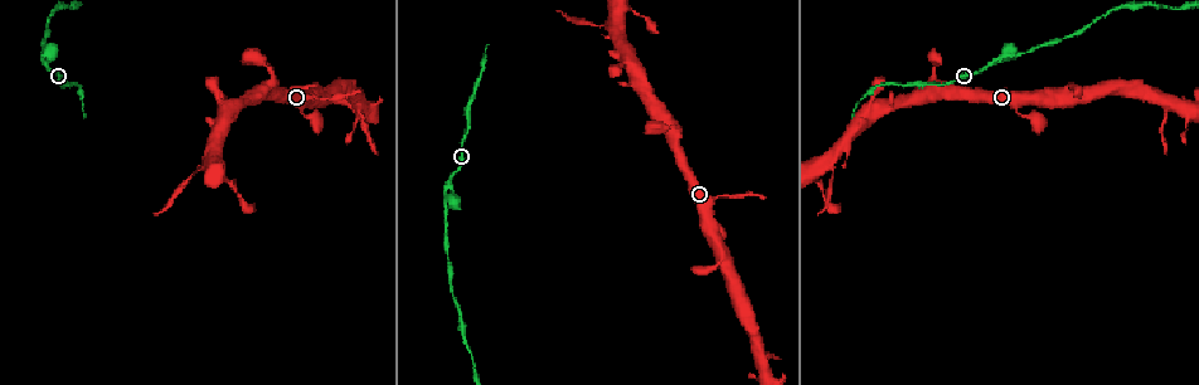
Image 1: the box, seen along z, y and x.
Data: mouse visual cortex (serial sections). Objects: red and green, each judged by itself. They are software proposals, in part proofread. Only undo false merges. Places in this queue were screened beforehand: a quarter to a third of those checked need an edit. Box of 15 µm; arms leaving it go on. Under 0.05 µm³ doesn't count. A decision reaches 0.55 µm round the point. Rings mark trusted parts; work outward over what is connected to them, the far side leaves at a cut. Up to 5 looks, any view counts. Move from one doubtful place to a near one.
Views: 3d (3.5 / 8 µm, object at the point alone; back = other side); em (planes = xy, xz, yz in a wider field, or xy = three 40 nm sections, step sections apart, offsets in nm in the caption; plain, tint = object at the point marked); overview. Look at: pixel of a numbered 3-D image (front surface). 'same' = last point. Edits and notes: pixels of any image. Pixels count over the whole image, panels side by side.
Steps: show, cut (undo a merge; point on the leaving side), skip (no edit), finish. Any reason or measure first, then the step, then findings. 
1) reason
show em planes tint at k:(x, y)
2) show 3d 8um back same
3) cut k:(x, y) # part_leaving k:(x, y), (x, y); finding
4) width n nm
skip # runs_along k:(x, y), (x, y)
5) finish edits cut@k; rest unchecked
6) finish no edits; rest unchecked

two arms at a narrow angle
show 3d 3.5um at 1:(450, 186)

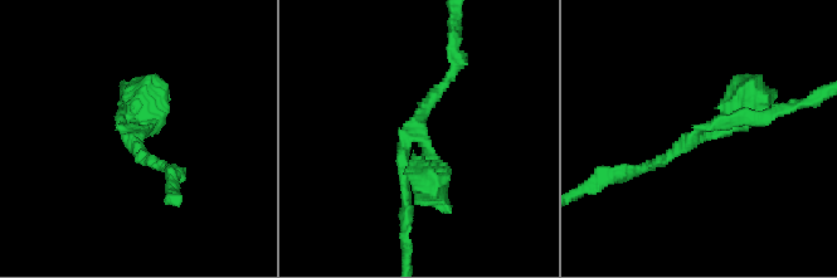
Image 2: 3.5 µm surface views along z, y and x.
arms 3; arm_widths 150, 150, 400 nm
show em xy step 3 tint at 2:(695, 136)

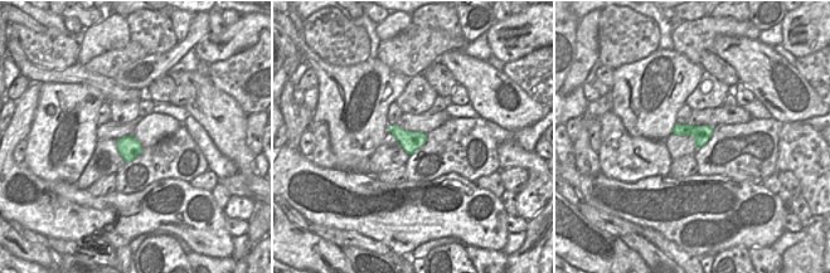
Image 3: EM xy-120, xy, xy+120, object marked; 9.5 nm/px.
width 190 nm
skip # runs_along 2:(637, 170), (702, 127), (769, 116); continuous, no second cell

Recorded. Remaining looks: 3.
three arms meet
show 3d 8um at 1:(224, 105)

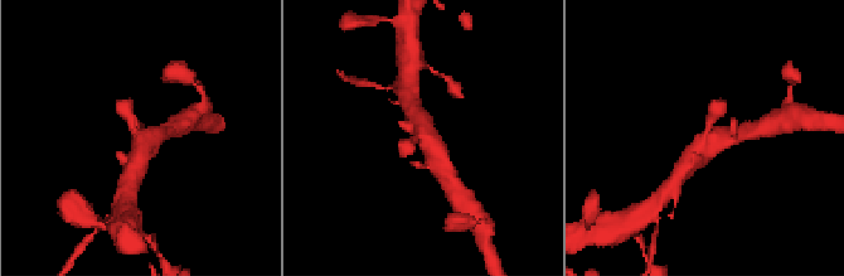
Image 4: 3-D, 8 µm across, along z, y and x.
zoom in
show 3d 3.5um back at 4:(421, 136)

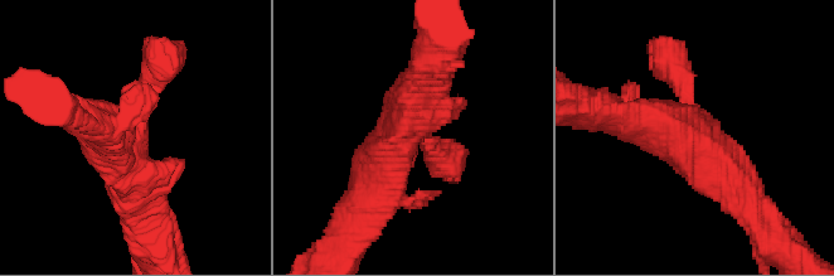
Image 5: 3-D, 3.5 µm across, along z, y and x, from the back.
arms 3; arm_widths 250, 400, 600 nm
show em xy step 1 tint at 5:(698, 123)

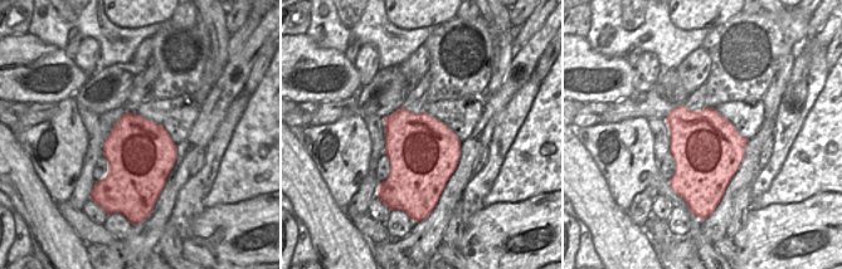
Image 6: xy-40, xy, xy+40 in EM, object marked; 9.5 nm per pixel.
skip # runs_along 5:(628, 121), (696, 141), (750, 203); all the same cell

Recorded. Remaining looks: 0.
finish no edits; rest unchecked

